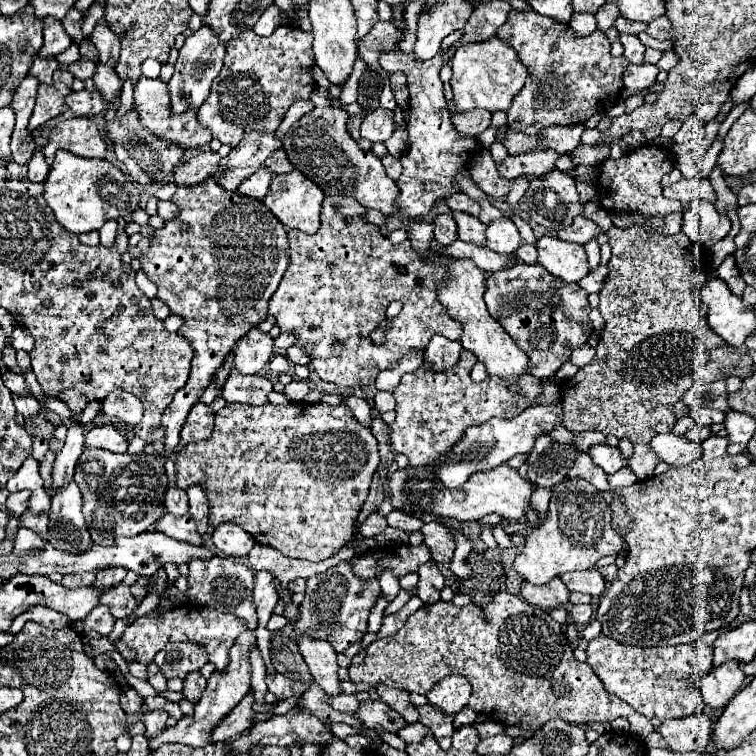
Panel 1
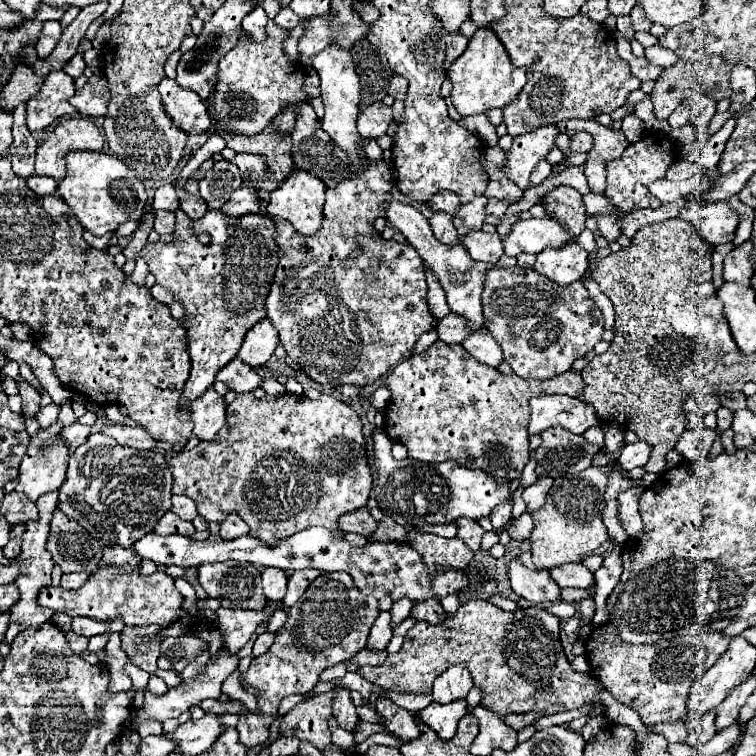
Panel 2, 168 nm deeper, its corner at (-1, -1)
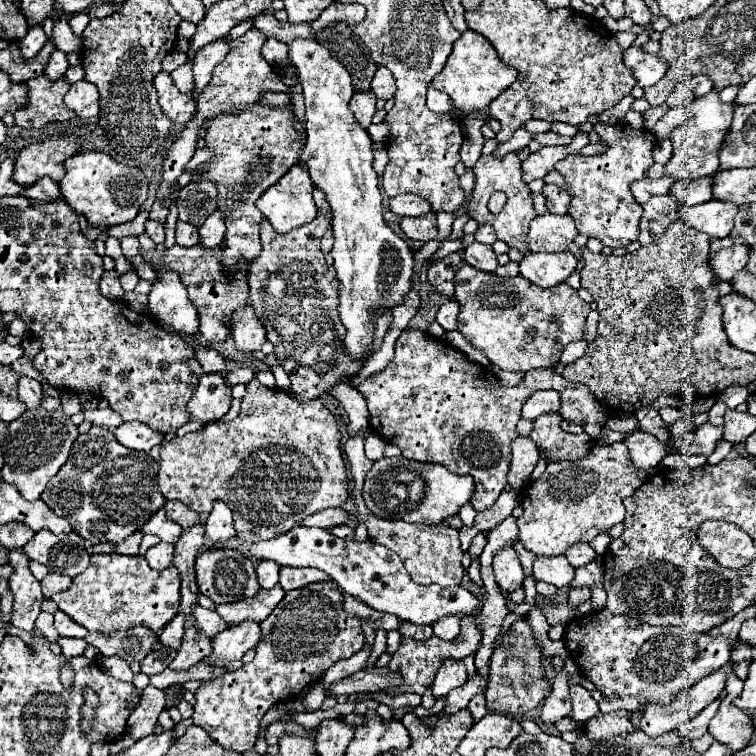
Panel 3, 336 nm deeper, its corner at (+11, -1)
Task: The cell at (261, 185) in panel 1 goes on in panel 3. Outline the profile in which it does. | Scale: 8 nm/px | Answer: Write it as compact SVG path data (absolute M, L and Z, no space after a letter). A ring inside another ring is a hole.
M216 210L212 216L208 216L208 220L204 222L204 226L200 228L200 244L210 250L210 248L216 248L222 244L224 240L224 220L222 220L222 214Z

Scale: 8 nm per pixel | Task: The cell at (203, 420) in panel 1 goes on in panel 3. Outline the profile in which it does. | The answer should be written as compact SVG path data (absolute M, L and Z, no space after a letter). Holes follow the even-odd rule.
M202 374L196 394L188 402L190 420L202 420L204 424L220 420L232 402L232 388L226 384L224 374Z

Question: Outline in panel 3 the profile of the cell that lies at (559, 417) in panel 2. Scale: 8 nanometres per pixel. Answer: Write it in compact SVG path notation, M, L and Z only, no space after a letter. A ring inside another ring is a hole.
M540 390L528 398L528 402L522 406L522 418L536 420L542 414L558 412L560 410L560 396L556 390Z

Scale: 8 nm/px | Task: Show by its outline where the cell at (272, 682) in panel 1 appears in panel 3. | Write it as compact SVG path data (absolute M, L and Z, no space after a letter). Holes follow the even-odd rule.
M316 582L288 592L276 610L260 622L262 636L254 660L236 672L224 672L220 678L200 684L194 694L194 724L208 730L210 738L228 750L252 750L260 730L258 722L270 706L298 698L334 662L362 650L364 634L360 622L346 614L342 604L342 592L330 582Z

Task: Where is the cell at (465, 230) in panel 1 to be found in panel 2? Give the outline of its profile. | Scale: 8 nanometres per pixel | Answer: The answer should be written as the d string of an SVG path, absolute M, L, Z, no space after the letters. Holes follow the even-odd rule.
M470 230L468 234L462 236L460 244L468 250L468 254L474 260L486 262L486 264L496 264L498 258L504 254L502 252L502 240L498 234L488 234L482 230Z

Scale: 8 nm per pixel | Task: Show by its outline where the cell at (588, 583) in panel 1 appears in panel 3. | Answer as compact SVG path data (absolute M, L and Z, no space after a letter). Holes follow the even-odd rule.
M558 554L556 558L538 558L534 560L534 578L554 584L556 588L564 588L574 578L574 568L566 560L566 556Z

